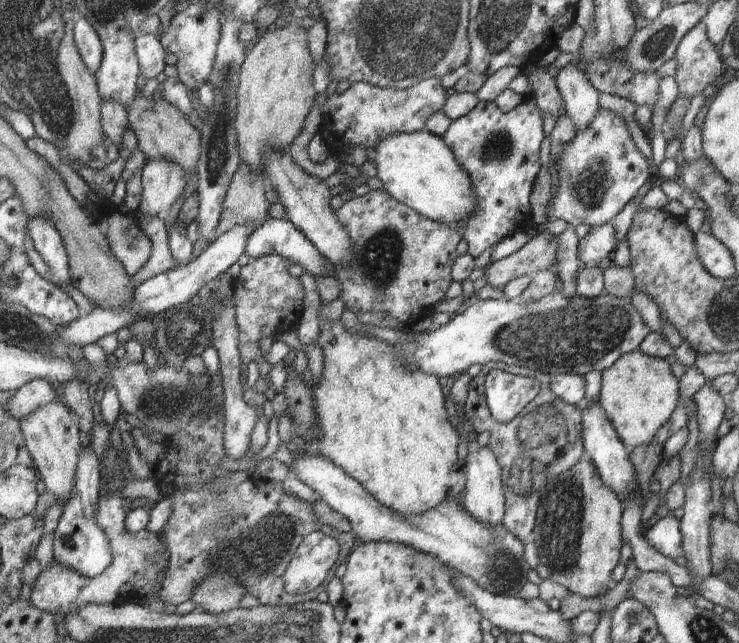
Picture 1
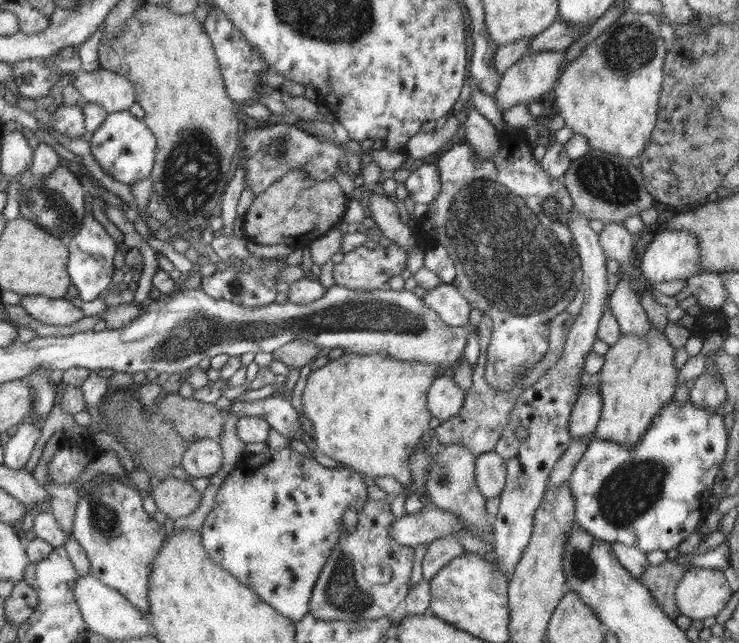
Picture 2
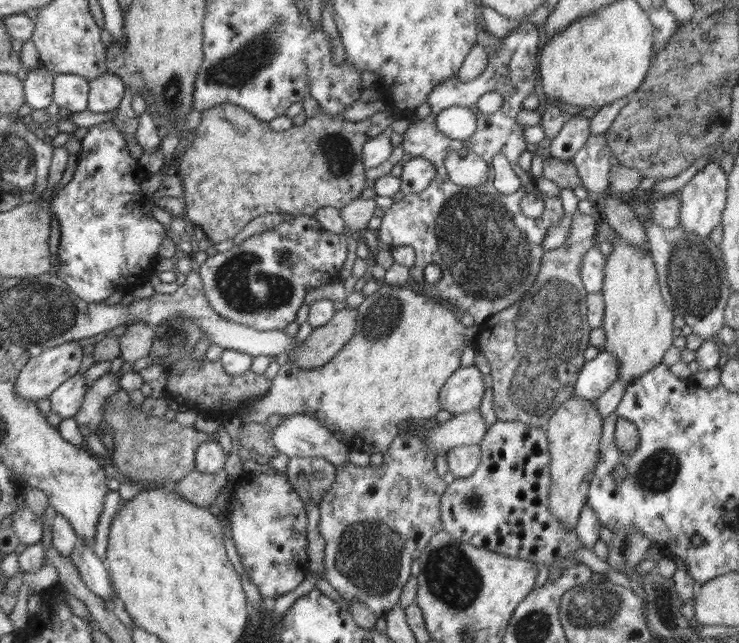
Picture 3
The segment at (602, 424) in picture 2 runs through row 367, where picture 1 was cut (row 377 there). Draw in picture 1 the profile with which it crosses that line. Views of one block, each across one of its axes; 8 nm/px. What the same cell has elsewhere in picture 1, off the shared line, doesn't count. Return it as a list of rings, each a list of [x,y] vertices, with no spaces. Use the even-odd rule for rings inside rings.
[[[641,351],[623,355],[603,373],[599,406],[626,446],[637,448],[650,445],[659,431],[670,421],[678,406],[680,386],[672,375],[671,366],[664,360],[647,356]]]

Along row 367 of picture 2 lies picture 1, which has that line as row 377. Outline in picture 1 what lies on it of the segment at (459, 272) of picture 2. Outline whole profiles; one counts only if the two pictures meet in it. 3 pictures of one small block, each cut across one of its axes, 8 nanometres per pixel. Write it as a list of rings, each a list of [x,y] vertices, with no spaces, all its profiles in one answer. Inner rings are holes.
[[[493,368],[485,379],[485,398],[494,421],[508,423],[540,393],[540,382]]]

